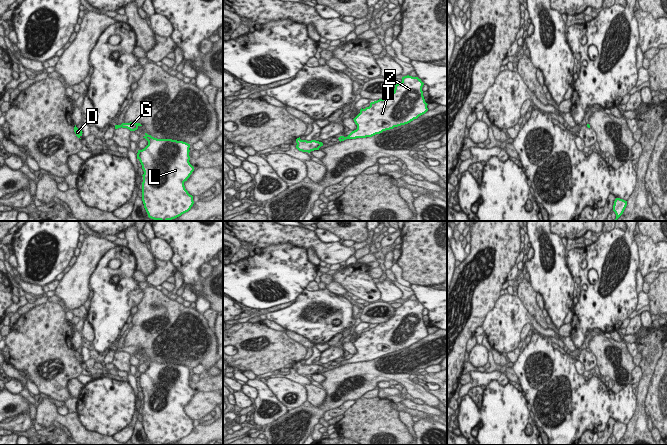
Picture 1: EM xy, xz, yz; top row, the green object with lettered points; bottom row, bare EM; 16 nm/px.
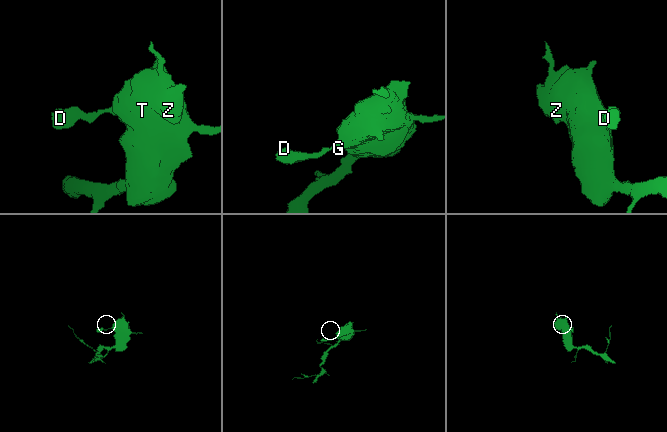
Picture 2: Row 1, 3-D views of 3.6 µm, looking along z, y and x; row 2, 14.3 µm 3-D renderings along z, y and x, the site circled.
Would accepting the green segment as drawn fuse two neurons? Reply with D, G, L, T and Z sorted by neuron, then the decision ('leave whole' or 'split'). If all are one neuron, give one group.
D G L T Z | leave whole

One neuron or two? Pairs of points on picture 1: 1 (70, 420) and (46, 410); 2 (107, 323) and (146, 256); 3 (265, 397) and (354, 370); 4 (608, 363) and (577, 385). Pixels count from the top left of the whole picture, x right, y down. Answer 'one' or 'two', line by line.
1: one
2: two
3: two
4: two

